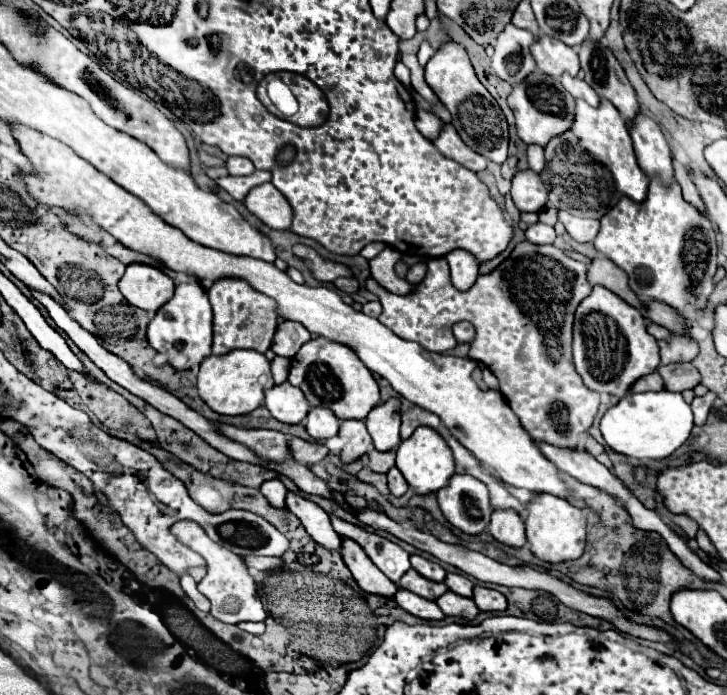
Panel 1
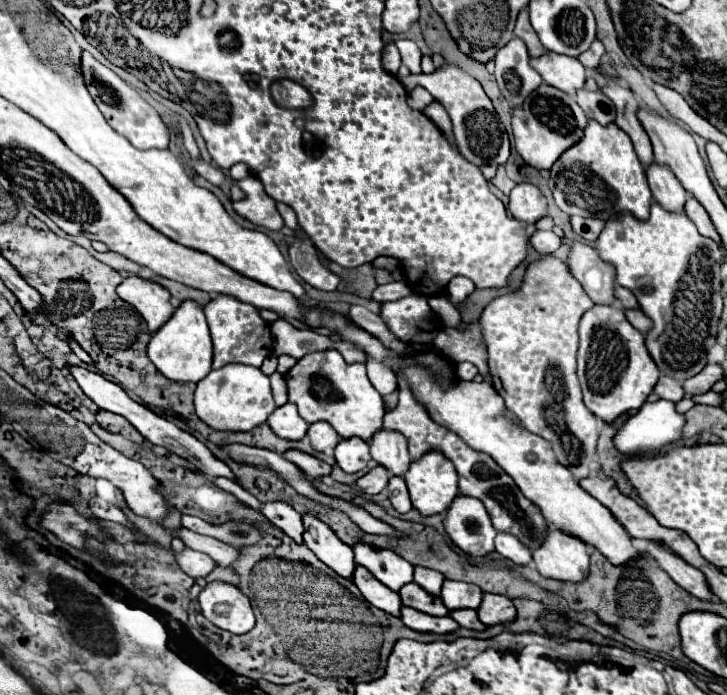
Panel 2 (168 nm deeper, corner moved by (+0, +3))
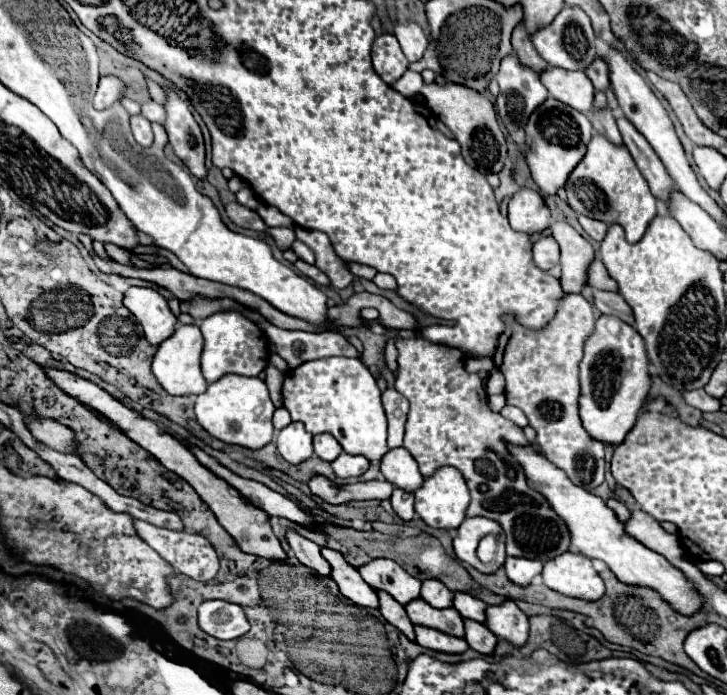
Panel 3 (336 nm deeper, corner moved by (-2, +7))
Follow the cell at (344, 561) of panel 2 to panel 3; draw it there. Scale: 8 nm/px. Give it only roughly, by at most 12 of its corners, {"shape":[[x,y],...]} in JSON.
{"shape":[[321,547],[341,595],[379,607],[377,593],[339,551]]}

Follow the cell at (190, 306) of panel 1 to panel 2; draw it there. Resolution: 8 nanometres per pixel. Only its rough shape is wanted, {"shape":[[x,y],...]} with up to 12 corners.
{"shape":[[183,301],[147,355],[167,379],[199,383],[211,371],[203,309]]}

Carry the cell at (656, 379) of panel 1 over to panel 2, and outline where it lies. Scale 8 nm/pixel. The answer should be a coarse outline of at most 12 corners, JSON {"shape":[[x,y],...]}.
{"shape":[[661,375],[655,393],[661,399],[681,401],[681,383]]}

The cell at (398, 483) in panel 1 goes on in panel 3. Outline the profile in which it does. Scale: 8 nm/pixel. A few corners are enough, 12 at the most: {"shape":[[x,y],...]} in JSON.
{"shape":[[395,487],[393,511],[403,519],[415,517],[413,493]]}

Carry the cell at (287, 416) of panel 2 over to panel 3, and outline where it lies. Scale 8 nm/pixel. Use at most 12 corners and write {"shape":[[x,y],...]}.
{"shape":[[301,421],[275,431],[279,453],[293,465],[313,455]]}

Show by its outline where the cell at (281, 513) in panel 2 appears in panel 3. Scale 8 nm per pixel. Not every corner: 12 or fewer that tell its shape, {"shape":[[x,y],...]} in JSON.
{"shape":[[287,529],[285,537],[303,565],[321,577],[331,575],[319,545]]}

